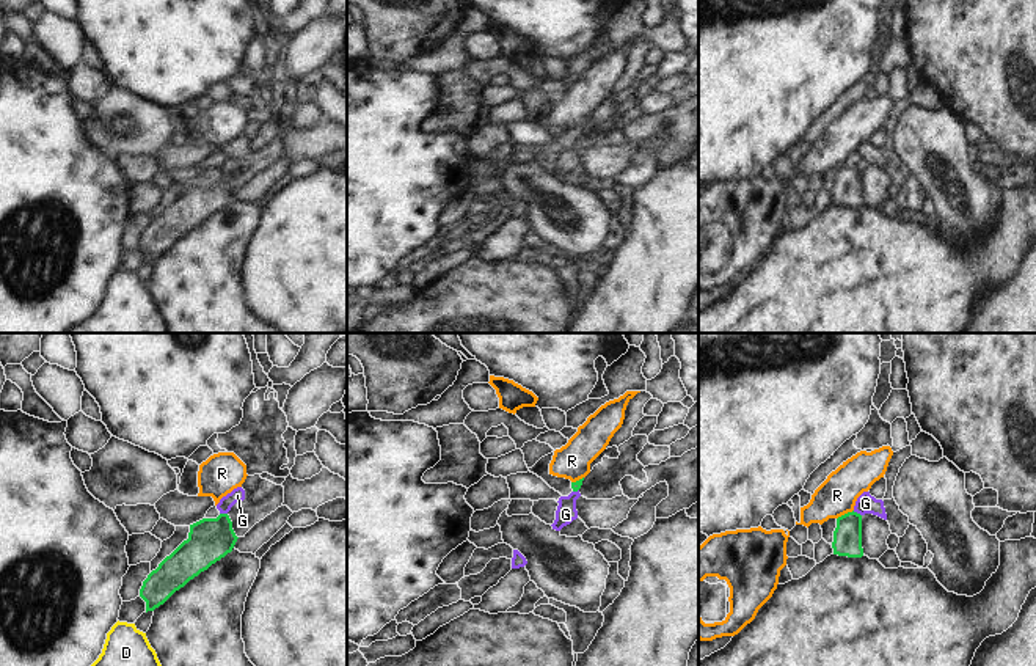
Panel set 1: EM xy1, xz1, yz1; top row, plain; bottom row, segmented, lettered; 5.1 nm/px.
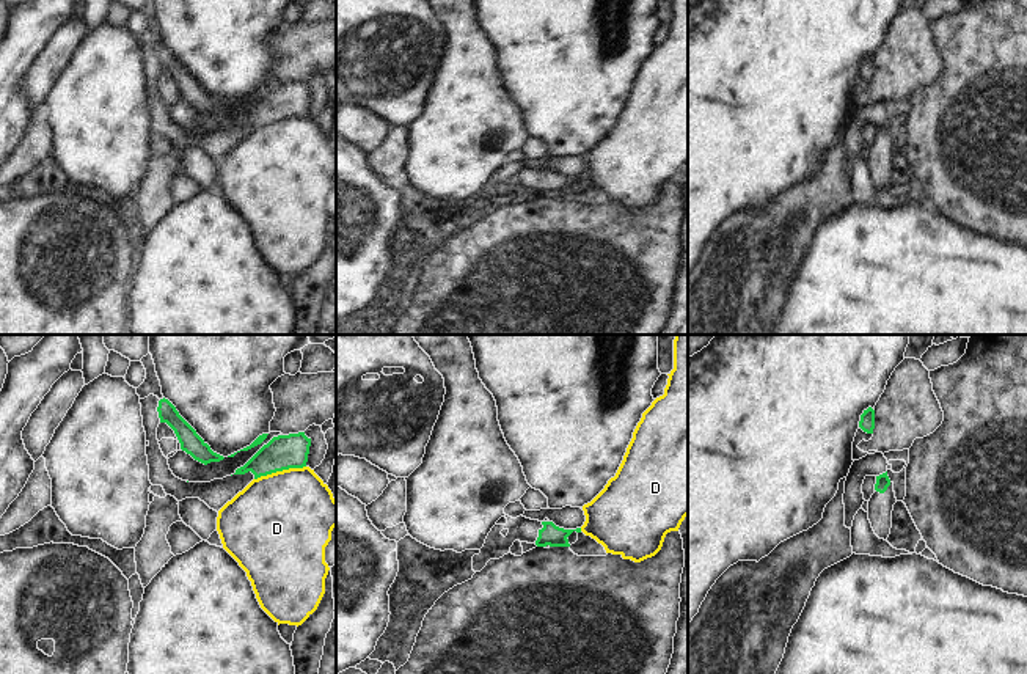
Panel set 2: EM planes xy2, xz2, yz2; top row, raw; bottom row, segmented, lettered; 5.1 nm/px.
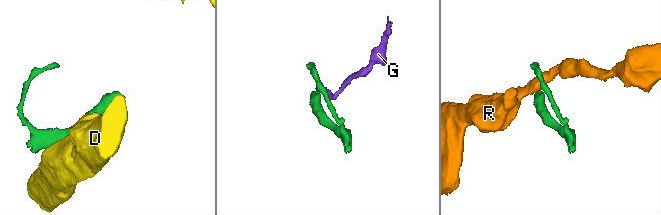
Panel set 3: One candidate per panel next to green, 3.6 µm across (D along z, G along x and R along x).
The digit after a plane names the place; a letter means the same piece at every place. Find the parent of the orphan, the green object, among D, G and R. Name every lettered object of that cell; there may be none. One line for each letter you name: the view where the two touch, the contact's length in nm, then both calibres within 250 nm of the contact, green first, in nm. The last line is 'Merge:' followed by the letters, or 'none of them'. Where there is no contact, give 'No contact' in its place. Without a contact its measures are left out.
Merge: none of them

